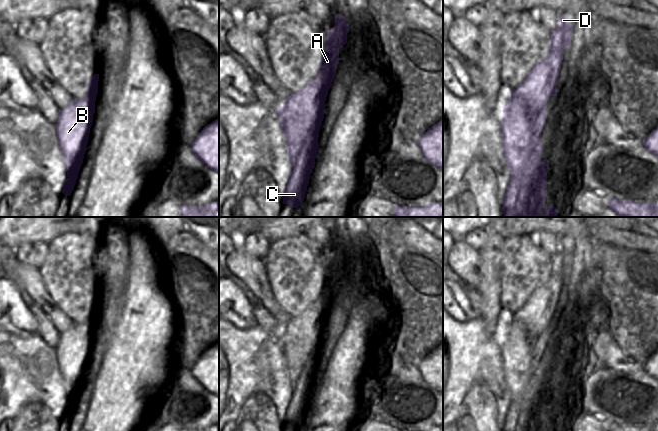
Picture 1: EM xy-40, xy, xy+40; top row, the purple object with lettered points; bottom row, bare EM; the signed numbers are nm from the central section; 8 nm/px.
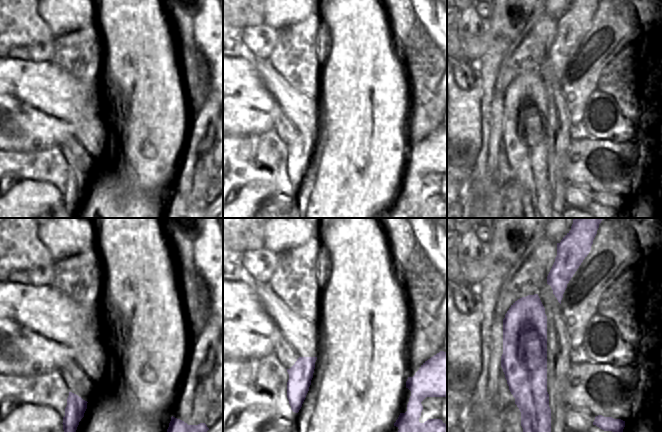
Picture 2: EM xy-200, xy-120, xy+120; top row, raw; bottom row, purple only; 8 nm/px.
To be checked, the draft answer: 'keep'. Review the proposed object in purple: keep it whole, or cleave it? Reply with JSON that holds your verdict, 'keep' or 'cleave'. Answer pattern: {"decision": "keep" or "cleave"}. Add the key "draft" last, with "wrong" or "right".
{"decision": "cleave", "draft": "wrong"}

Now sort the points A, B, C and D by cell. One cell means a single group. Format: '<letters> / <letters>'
A B D / C

